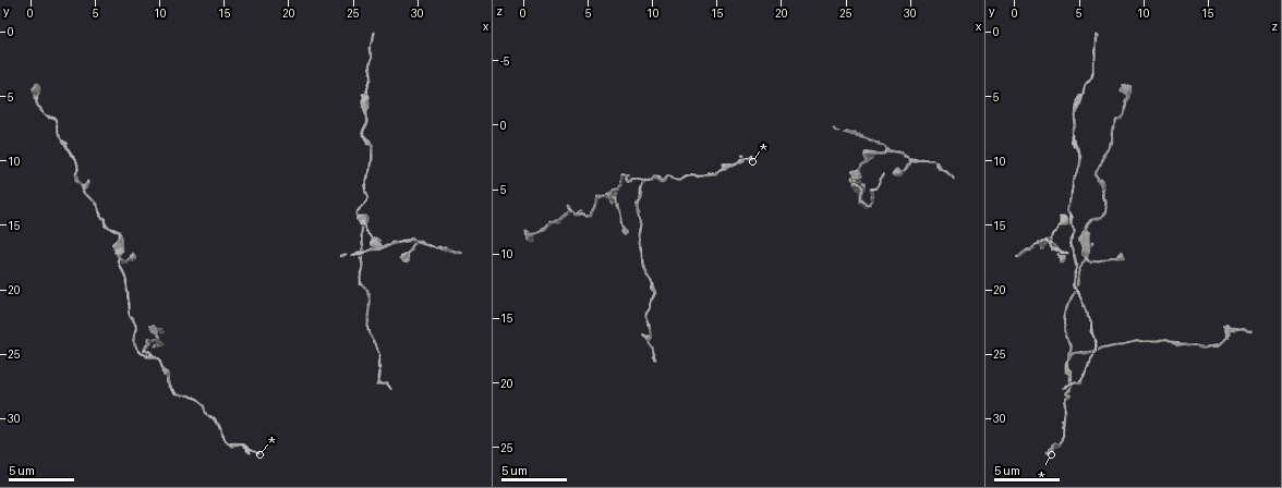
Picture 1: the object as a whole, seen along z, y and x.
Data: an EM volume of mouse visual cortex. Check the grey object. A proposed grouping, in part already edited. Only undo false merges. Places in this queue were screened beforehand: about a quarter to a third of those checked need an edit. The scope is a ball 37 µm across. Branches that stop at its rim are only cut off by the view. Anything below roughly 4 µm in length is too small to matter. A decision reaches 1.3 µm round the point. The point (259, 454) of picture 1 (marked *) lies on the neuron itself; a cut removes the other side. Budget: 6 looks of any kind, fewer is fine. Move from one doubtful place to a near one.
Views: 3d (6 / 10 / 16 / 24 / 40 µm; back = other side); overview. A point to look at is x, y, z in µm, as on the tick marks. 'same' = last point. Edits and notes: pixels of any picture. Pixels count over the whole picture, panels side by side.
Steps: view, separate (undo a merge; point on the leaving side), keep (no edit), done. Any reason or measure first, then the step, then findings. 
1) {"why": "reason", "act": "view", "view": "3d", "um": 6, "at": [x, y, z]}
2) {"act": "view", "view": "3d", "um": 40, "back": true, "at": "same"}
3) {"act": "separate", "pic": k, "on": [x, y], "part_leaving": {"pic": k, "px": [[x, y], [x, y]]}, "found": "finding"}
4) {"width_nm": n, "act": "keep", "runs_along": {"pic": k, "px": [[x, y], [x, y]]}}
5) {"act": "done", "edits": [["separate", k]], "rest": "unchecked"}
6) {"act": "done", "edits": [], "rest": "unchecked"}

{"why": "two arms in line, one across", "act": "view", "view": "3d", "um": 16, "at": [9.2, 25.0, 4.4]}

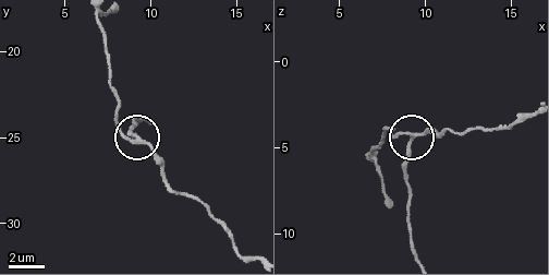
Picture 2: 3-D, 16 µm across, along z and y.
{"why": "zoom in", "act": "view", "view": "3d", "um": 6, "at": [9.1, 25.1, 4.3]}

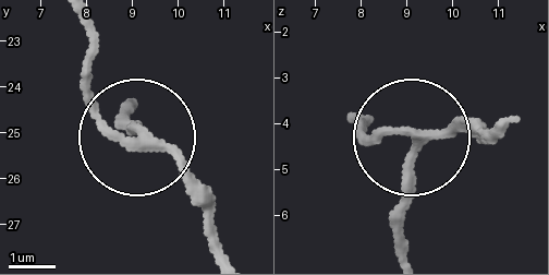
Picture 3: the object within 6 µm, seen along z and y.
{"width_nm": 180, "act": "separate", "pic": 3, "on": [390, 218], "part_leaving": {"pic": 3, "px": [[411, 155], [403, 256]]}, "found": "two neurons meet here"}

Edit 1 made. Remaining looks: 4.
{"why": "redraw", "act": "view", "view": "overview"}

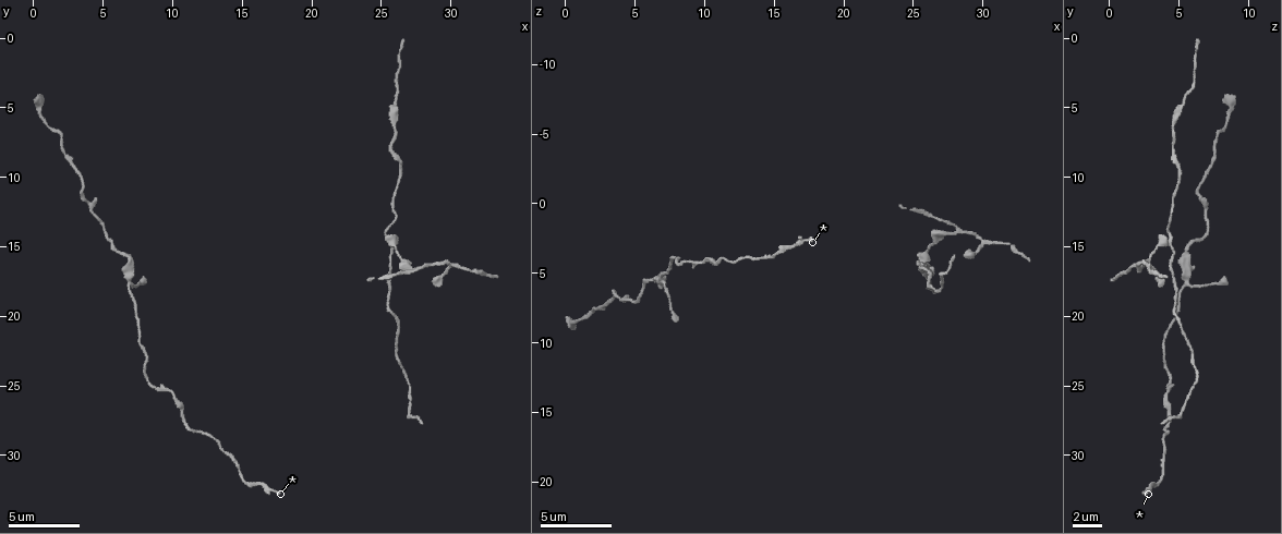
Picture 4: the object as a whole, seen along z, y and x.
{"why": "arms part here", "act": "view", "view": "3d", "um": 10, "at": [25.8, 14.6, 3.6]}

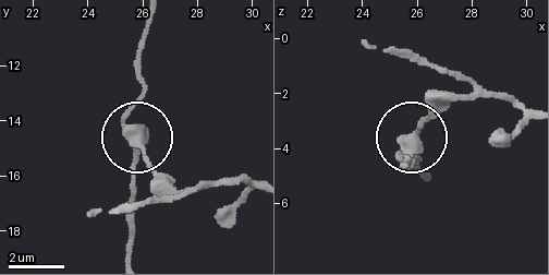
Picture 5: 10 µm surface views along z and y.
{"arms": 3, "act": "separate", "pic": 5, "on": [150, 167], "part_leaving": {"pic": 5, "px": [[135, 144], [177, 181], [254, 183]]}, "found": "a second neuron is stuck on"}

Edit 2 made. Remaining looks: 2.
{"why": "thick turns thin", "act": "view", "view": "3d", "um": 6, "at": [6.6, 15.8, 5.6]}

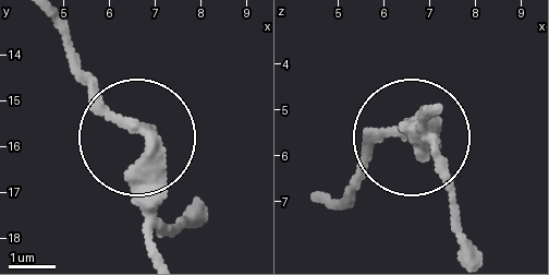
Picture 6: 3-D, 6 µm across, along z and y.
{"act": "keep", "runs_along": {"pic": 6, "px": [[436, 111], [373, 151], [342, 193]]}, "found": "continuous, no second neuron"}

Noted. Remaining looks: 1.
{"act": "done", "edits": [["separate", 3], ["separate", 5]], "rest": "unchecked"}

